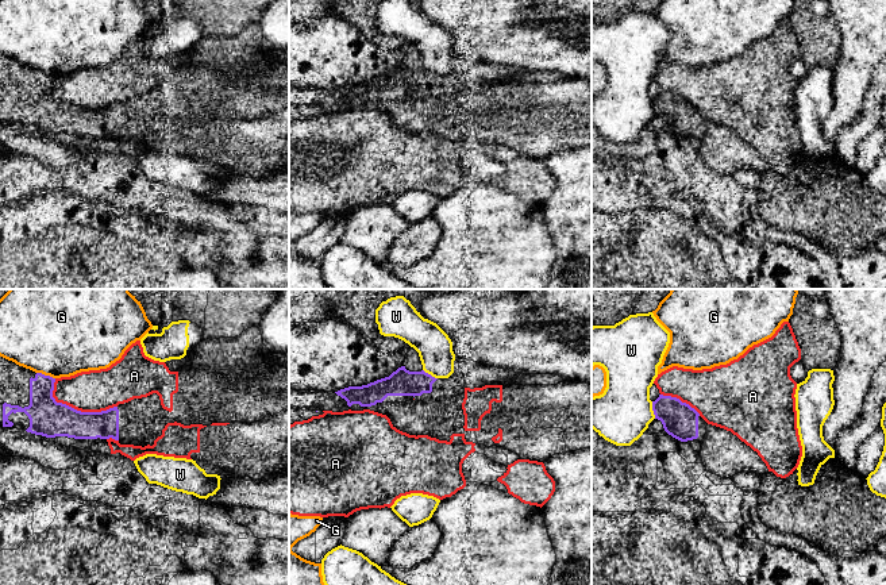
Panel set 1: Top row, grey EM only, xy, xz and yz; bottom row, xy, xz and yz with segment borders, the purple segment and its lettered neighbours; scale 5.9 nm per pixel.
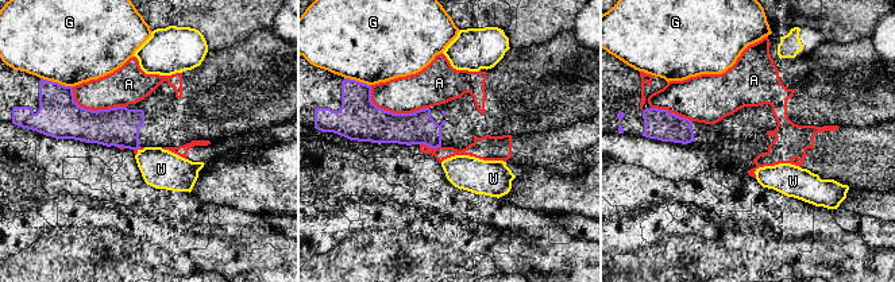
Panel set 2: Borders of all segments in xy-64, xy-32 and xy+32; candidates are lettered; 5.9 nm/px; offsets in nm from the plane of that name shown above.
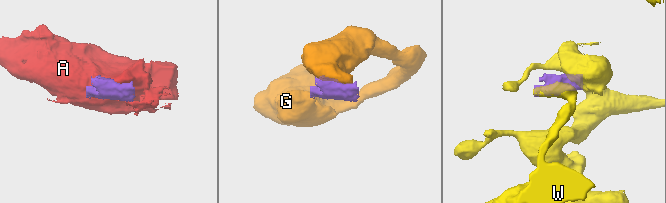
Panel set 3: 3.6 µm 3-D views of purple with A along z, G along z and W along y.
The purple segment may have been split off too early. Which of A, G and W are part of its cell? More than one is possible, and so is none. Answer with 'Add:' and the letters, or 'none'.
Add: none

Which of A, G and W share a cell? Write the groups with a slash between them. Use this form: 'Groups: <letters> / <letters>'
Groups: A / G / W

